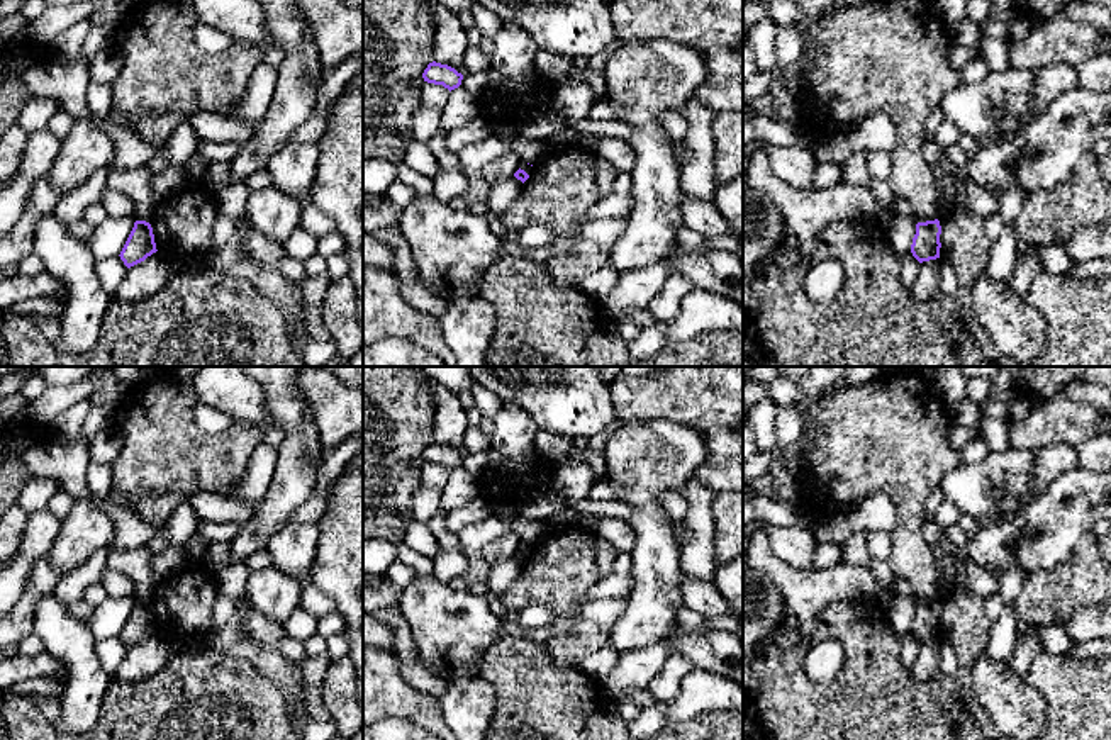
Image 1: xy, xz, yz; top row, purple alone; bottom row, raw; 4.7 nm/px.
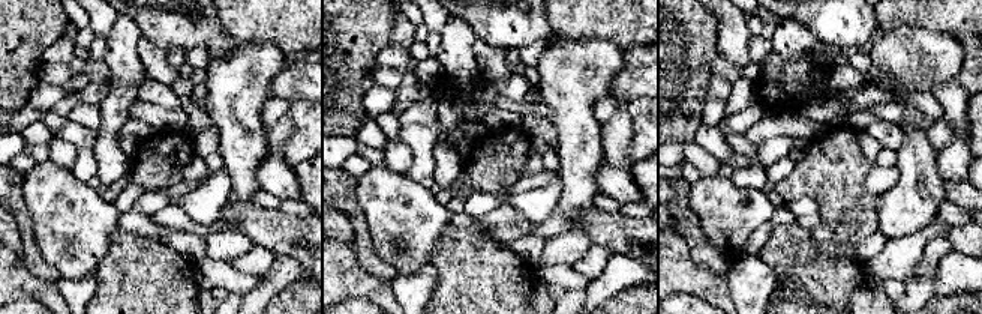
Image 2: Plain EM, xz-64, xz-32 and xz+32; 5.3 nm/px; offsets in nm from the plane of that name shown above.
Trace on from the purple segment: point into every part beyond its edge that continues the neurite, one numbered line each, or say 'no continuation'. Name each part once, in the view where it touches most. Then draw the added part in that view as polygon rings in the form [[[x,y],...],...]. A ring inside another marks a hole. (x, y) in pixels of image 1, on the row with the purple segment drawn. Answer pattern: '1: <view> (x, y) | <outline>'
no continuation

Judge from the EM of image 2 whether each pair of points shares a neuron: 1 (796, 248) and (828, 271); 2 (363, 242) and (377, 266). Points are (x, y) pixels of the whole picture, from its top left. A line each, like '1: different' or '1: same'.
1: same
2: same

